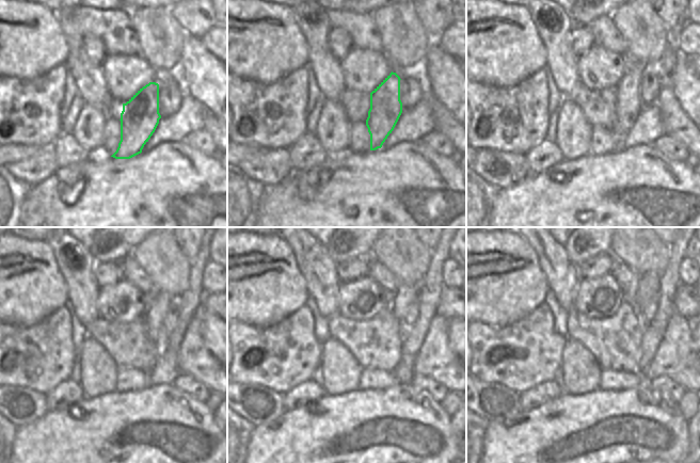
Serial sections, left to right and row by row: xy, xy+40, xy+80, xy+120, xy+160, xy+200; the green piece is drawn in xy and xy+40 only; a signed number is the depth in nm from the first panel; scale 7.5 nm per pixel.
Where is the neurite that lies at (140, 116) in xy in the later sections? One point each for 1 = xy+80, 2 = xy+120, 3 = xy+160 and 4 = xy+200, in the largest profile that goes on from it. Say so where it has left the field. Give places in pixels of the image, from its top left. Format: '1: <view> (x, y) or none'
1: xy+80 (629, 105)
2: xy+120 (154, 317)
3: xy+160 (406, 296)
4: xy+200 (648, 288)

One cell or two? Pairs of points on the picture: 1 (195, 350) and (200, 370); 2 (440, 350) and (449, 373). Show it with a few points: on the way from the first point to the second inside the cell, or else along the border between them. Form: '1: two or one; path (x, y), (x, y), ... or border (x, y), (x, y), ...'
1: one; path (195, 355), (195, 360), (200, 365)
2: one; path (440, 355), (440, 362), (446, 368)

